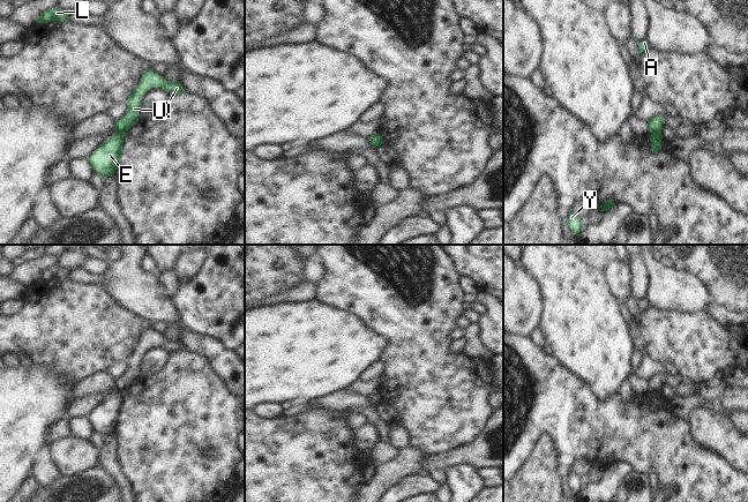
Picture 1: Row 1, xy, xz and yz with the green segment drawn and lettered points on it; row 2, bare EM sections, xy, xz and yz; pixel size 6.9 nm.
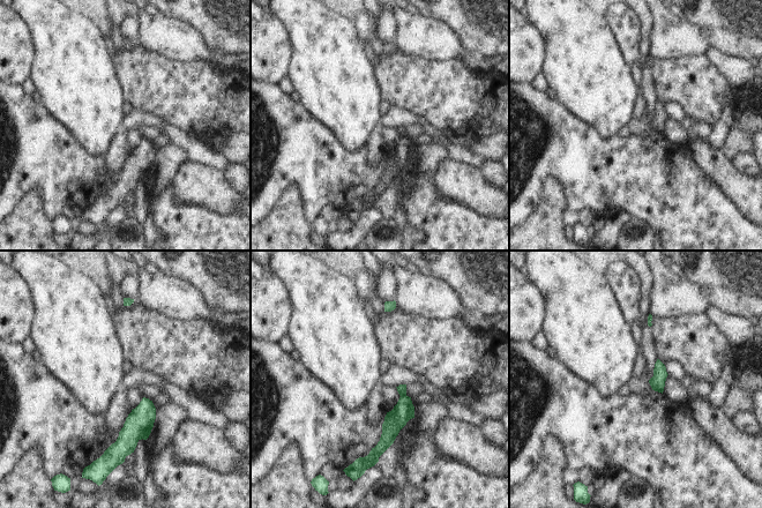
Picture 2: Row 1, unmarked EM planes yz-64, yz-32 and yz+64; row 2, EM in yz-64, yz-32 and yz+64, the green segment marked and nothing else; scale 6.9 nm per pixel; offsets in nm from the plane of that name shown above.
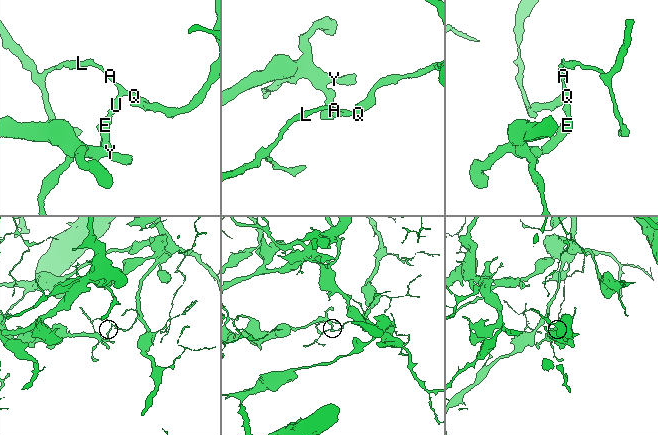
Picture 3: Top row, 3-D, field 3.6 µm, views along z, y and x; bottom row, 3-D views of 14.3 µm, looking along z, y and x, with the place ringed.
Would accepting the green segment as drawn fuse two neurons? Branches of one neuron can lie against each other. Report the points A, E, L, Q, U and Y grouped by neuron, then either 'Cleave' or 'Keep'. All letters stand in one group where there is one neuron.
Groups: A L Q U / E Y. Cleave

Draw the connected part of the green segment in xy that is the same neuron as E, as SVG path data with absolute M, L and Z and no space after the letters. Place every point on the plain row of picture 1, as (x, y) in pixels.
M118 390L92 411L88 419L97 433L104 437L114 433L122 411L122 403L124 394Z

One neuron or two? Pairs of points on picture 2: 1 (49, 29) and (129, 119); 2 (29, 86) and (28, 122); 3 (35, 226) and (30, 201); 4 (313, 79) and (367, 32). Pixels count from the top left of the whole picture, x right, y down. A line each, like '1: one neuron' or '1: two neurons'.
1: two neurons
2: two neurons
3: one neuron
4: two neurons

